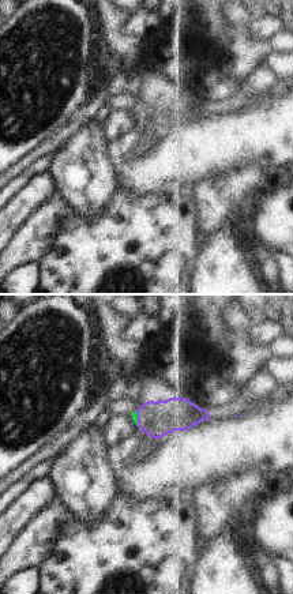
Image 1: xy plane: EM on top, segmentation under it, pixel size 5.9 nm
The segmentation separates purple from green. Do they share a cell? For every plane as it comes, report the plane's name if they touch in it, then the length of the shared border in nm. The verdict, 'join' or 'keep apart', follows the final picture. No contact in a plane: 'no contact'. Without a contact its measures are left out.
contact in xy; length 90 nm

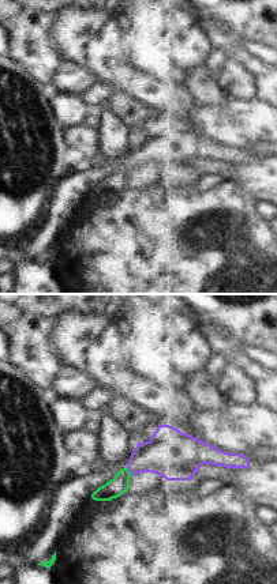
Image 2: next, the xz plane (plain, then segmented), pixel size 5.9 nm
contact in xz; length 60 nm

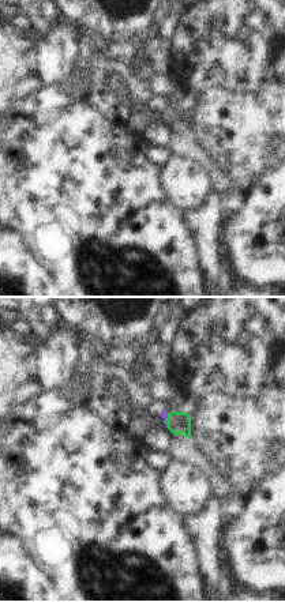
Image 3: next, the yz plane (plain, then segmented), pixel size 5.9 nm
contact in yz; length 80 nm

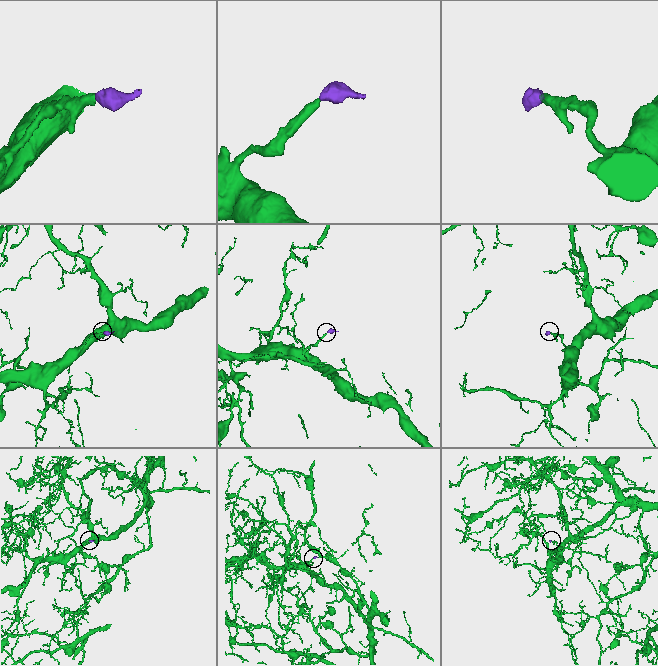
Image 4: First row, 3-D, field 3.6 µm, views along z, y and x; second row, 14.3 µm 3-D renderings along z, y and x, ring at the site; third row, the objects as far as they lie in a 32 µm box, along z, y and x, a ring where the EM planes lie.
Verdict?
join

